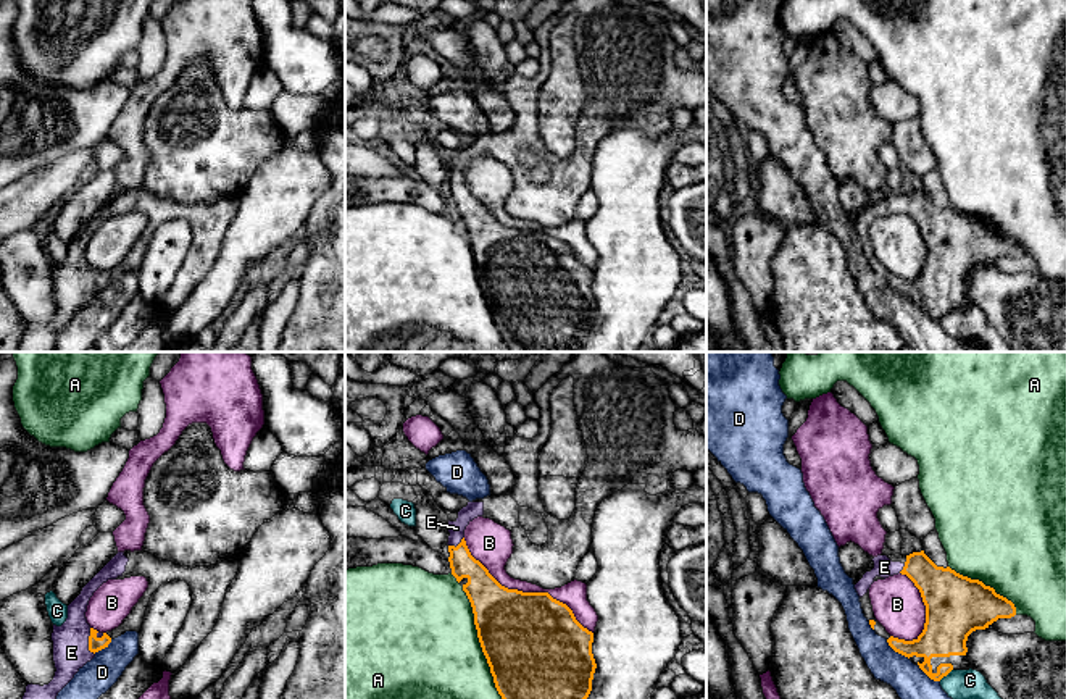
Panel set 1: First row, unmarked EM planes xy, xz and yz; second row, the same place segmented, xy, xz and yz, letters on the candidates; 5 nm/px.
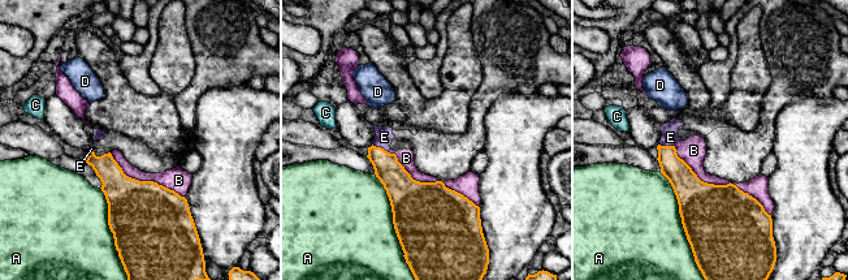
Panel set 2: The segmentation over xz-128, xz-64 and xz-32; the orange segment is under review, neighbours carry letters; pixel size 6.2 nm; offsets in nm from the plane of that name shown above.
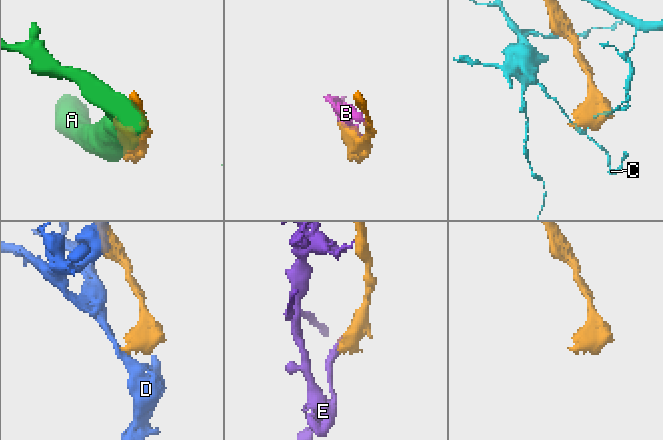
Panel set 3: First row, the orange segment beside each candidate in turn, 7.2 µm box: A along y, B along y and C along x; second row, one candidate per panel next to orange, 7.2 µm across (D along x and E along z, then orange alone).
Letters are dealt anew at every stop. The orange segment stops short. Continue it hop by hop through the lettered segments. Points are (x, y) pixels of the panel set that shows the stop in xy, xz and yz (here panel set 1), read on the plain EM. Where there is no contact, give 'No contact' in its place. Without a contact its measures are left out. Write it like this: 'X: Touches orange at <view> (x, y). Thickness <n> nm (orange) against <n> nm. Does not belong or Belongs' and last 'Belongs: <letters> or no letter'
A: Touches orange at xz (483, 288). Thickness 480 nm (orange) against 500 nm. Does not belong
B: Touches orange at xz (526, 231). Thickness 480 nm (orange) against 150 nm. Does not belong
C: Touches orange at yz (945, 313). Thickness 220 nm (orange) against 160 nm. Does not belong
D: Touches orange at yz (897, 289). Thickness 220 nm (orange) against 190 nm. Does not belong
E: Touches orange at xy (89, 280). Thickness 70 nm (orange) against 180 nm. Belongs
Belongs: E

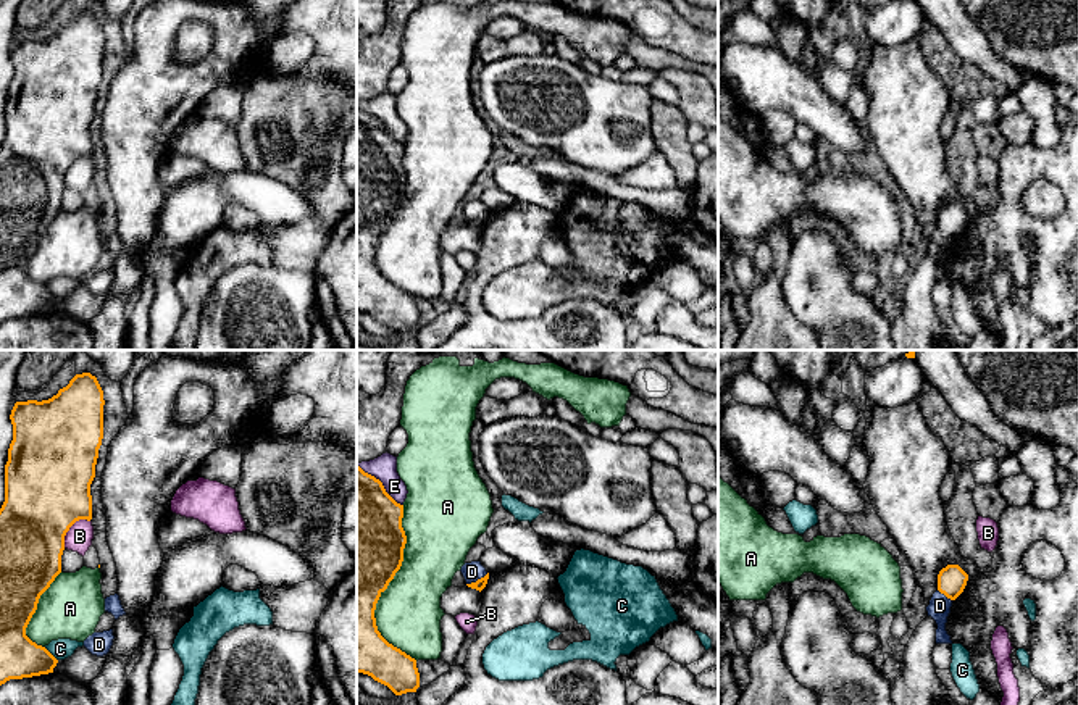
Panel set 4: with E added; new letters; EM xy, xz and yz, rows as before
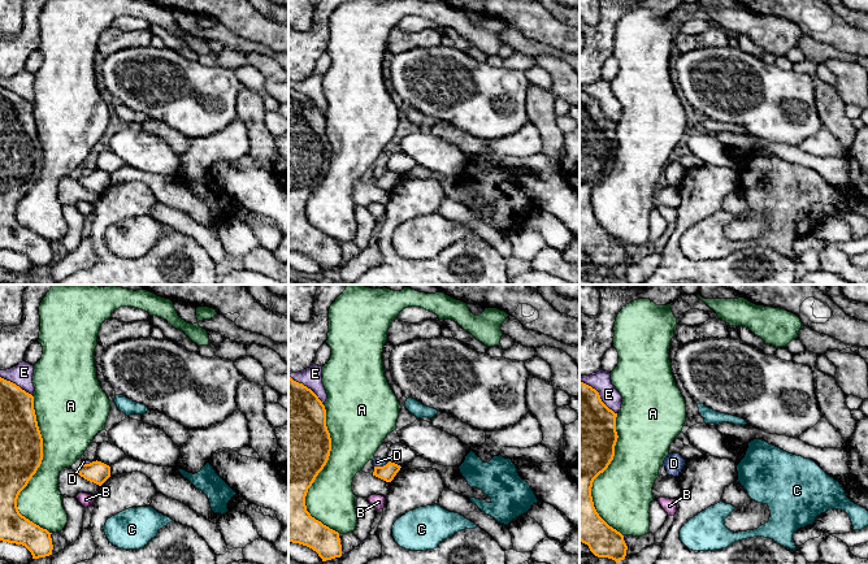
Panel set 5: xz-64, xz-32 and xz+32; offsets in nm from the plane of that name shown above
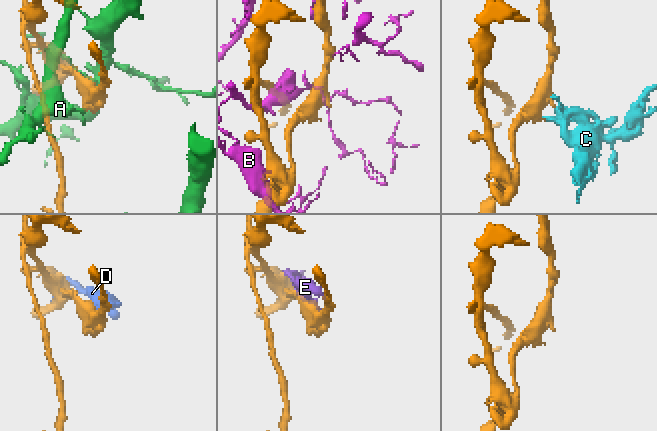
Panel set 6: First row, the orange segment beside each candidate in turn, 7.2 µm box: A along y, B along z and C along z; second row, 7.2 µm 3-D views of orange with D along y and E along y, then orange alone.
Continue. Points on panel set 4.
A: Touches orange at xz (386, 226). Thickness 460 nm (orange) against 320 nm. Does not belong
B: Touches orange at xy (70, 165). Thickness 440 nm (orange) against 130 nm. Does not belong
C: Touches orange at xy (50, 292). Thickness 200 nm (orange) against 100 nm. Does not belong
D: Touches orange at xz (478, 218). Thickness 60 nm (orange) against 100 nm. Does not belong
E: Touches orange at xz (381, 121). Thickness 440 nm (orange) against 130 nm. Does not belong
Belongs: no letter

